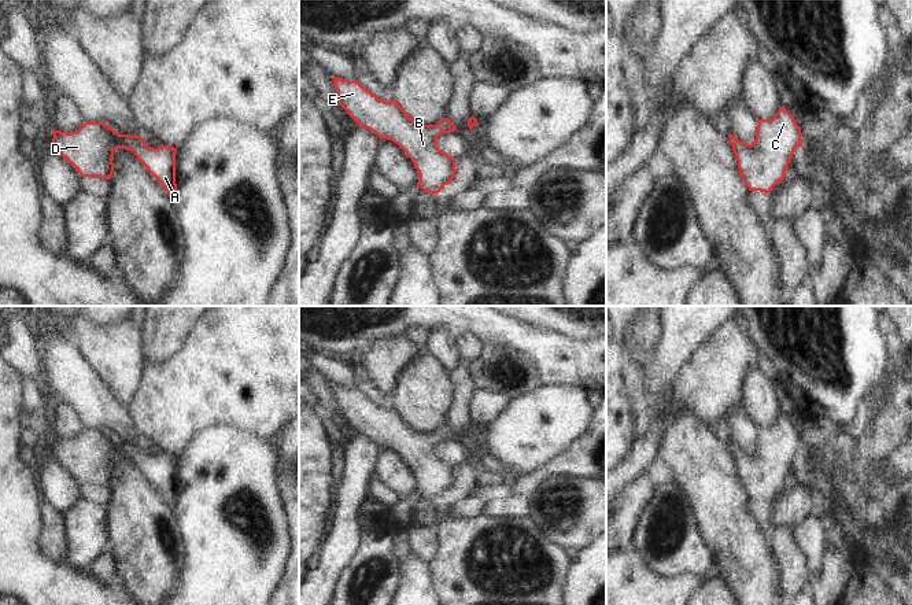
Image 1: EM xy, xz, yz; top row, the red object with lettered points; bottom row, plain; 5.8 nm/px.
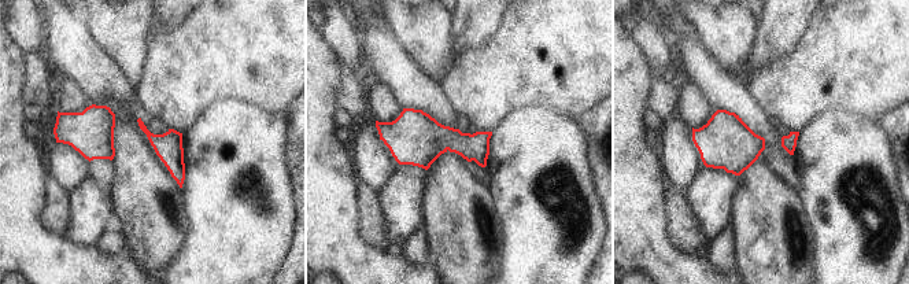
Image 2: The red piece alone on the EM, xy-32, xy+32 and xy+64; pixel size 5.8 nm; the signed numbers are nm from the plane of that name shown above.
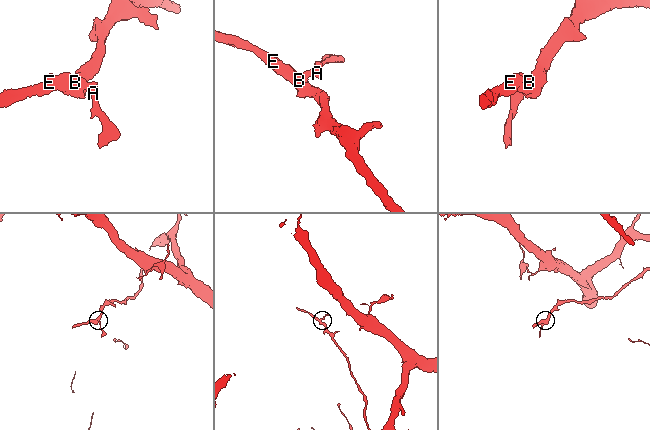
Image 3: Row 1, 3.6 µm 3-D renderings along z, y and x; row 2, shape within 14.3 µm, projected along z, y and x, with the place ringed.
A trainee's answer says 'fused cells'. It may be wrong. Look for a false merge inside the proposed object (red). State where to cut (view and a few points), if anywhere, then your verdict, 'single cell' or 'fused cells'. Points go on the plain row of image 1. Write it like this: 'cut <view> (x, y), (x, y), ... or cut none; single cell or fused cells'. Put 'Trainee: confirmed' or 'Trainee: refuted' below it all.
cut none; single cell
Trainee: refuted

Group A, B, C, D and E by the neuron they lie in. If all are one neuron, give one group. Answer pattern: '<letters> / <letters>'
A B C D E

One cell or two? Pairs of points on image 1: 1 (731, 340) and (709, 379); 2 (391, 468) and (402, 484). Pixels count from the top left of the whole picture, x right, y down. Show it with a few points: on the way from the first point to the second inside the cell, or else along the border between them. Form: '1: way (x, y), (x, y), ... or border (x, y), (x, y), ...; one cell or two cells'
1: way (730, 350), (717, 369); one cell
2: way (395, 472), (402, 480); one cell

